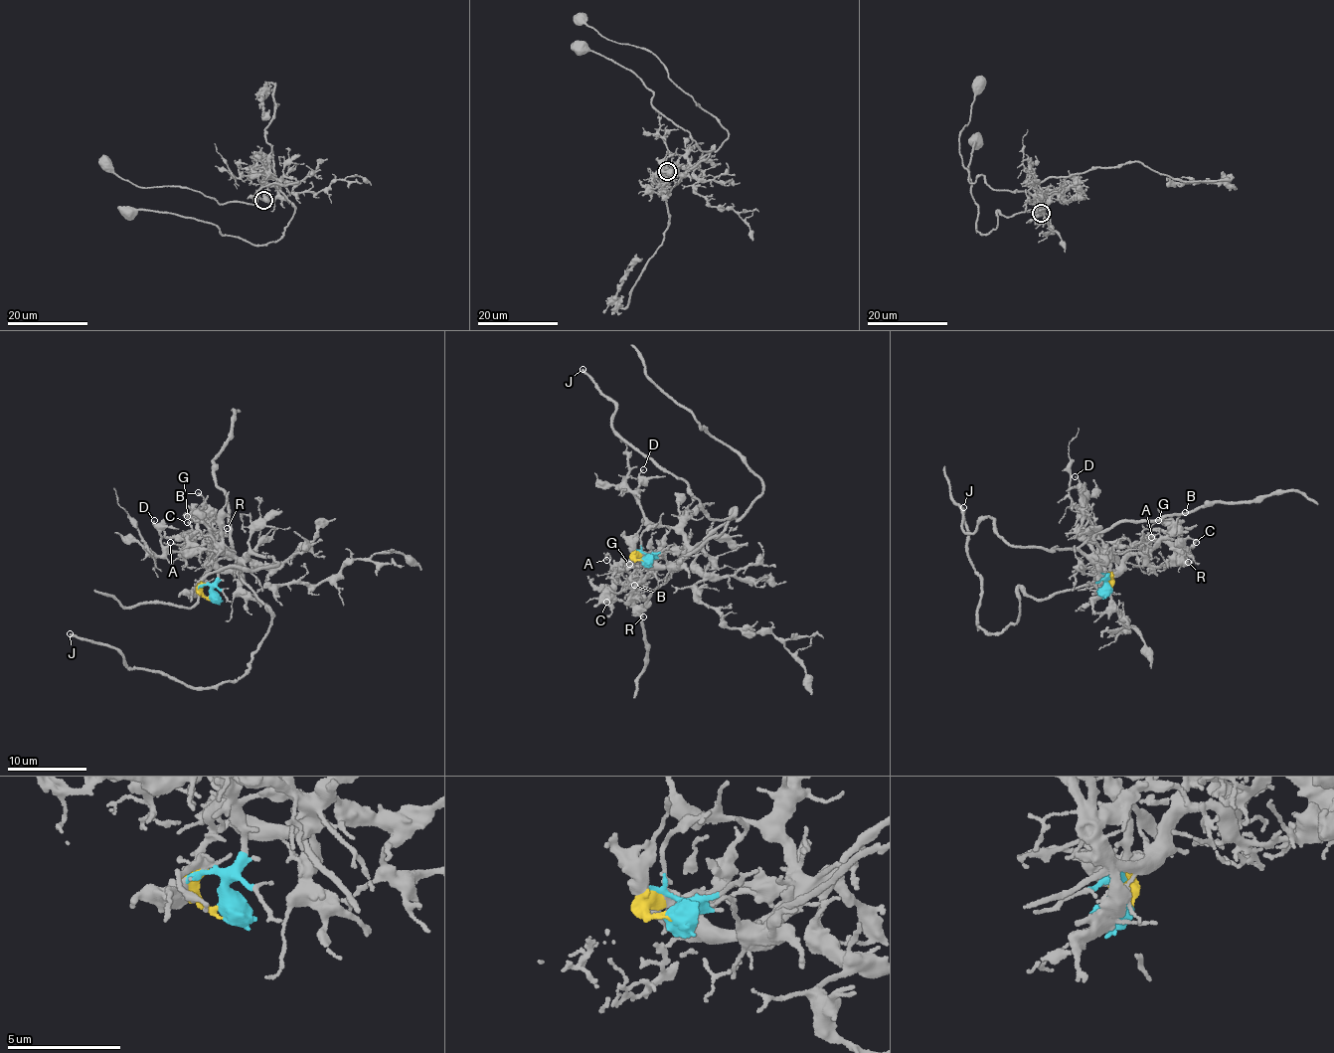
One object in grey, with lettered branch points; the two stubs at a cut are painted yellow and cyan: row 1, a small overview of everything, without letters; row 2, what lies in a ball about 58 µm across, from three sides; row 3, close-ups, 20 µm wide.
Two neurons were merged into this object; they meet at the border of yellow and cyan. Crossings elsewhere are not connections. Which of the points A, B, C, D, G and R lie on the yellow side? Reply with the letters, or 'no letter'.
A, B, C, G, R

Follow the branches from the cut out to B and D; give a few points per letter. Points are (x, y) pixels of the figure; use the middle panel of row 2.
B: (642, 561), (635, 559), (637, 555), (643, 567), (641, 579), (646, 577), (635, 585)
D: (643, 560), (684, 544), (681, 535), (652, 524), (642, 510), (636, 488), (643, 469)

